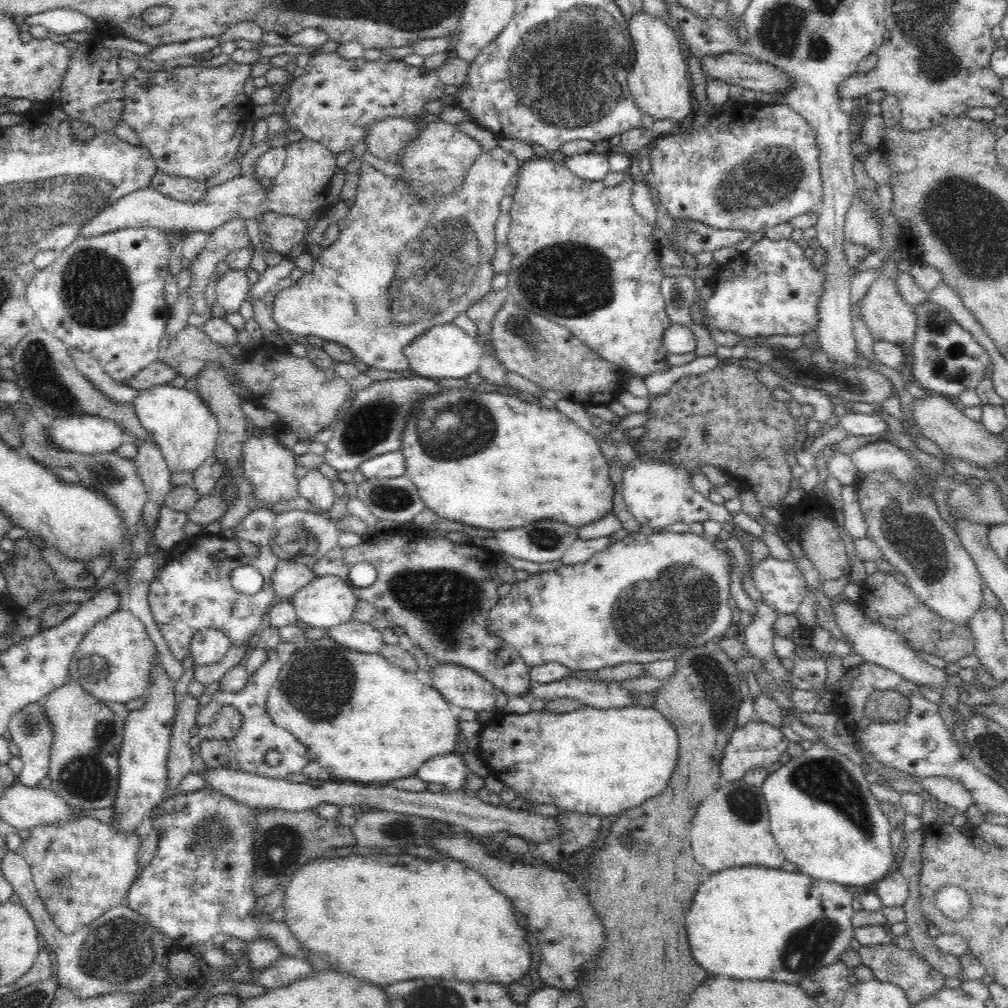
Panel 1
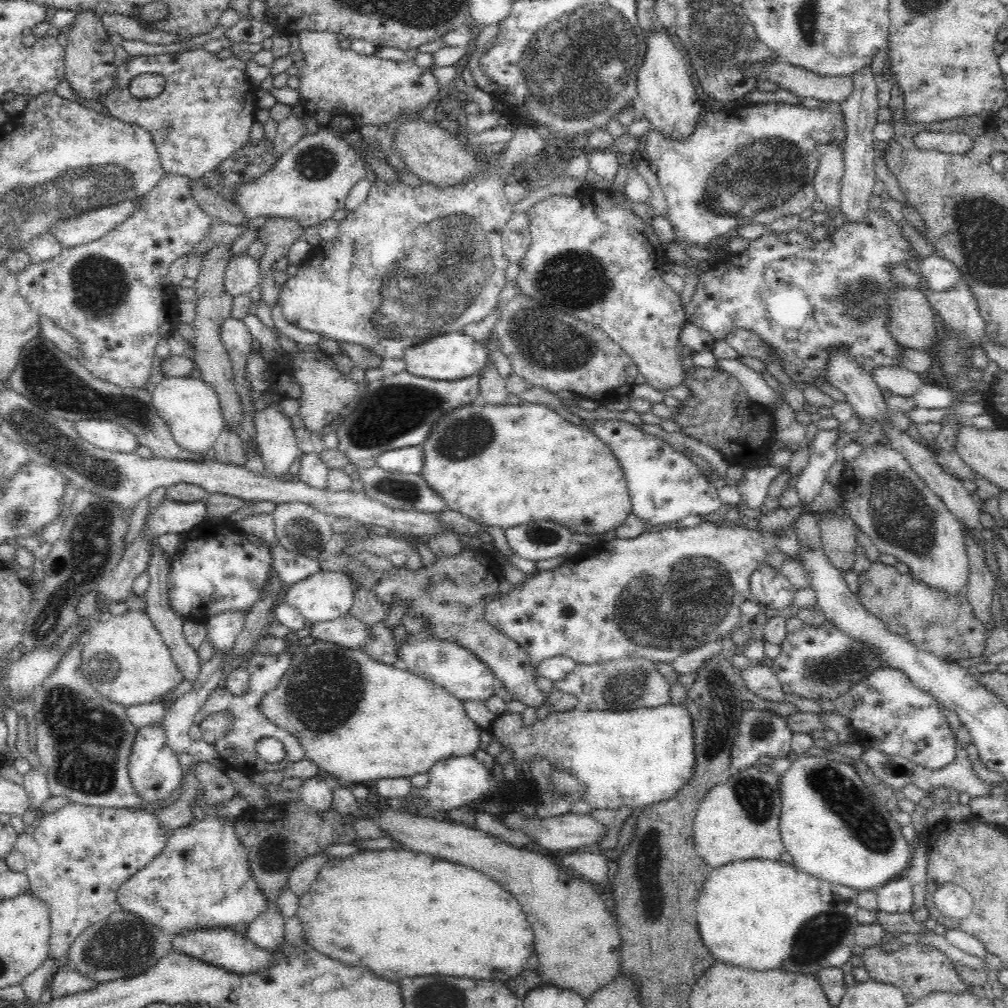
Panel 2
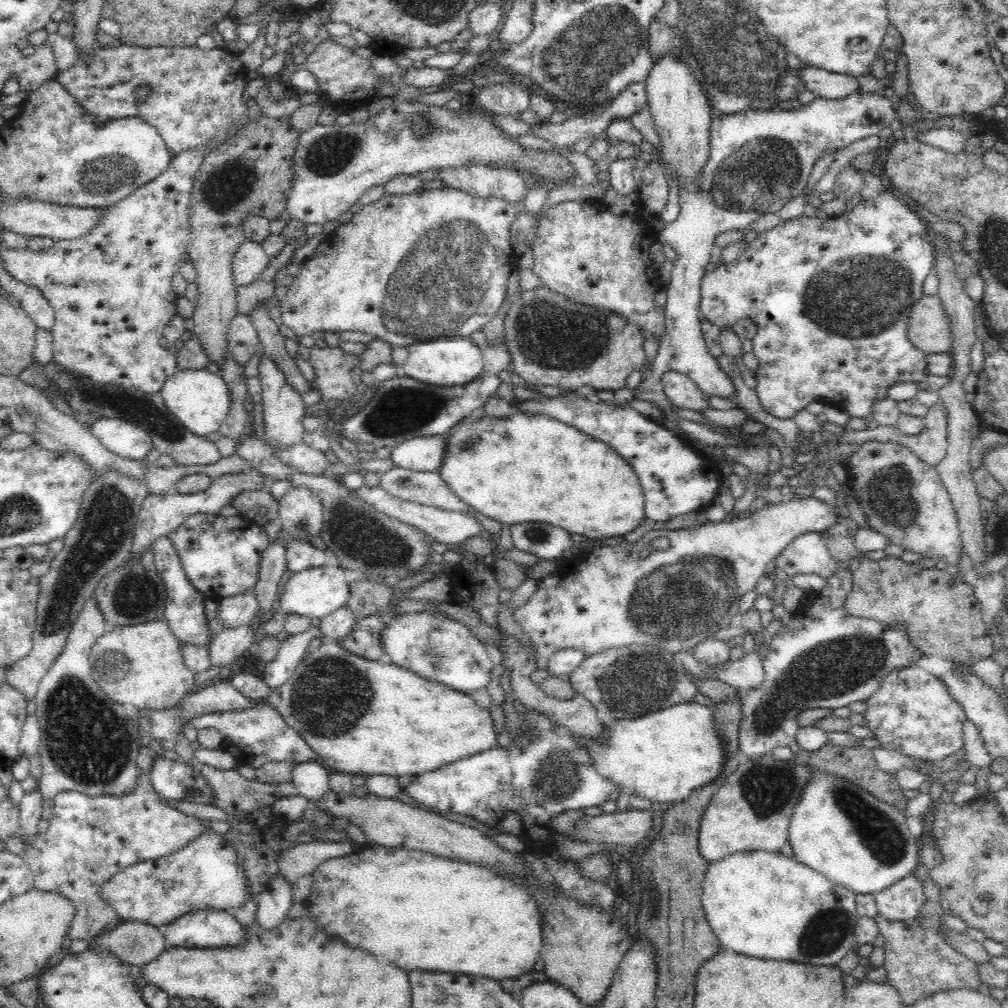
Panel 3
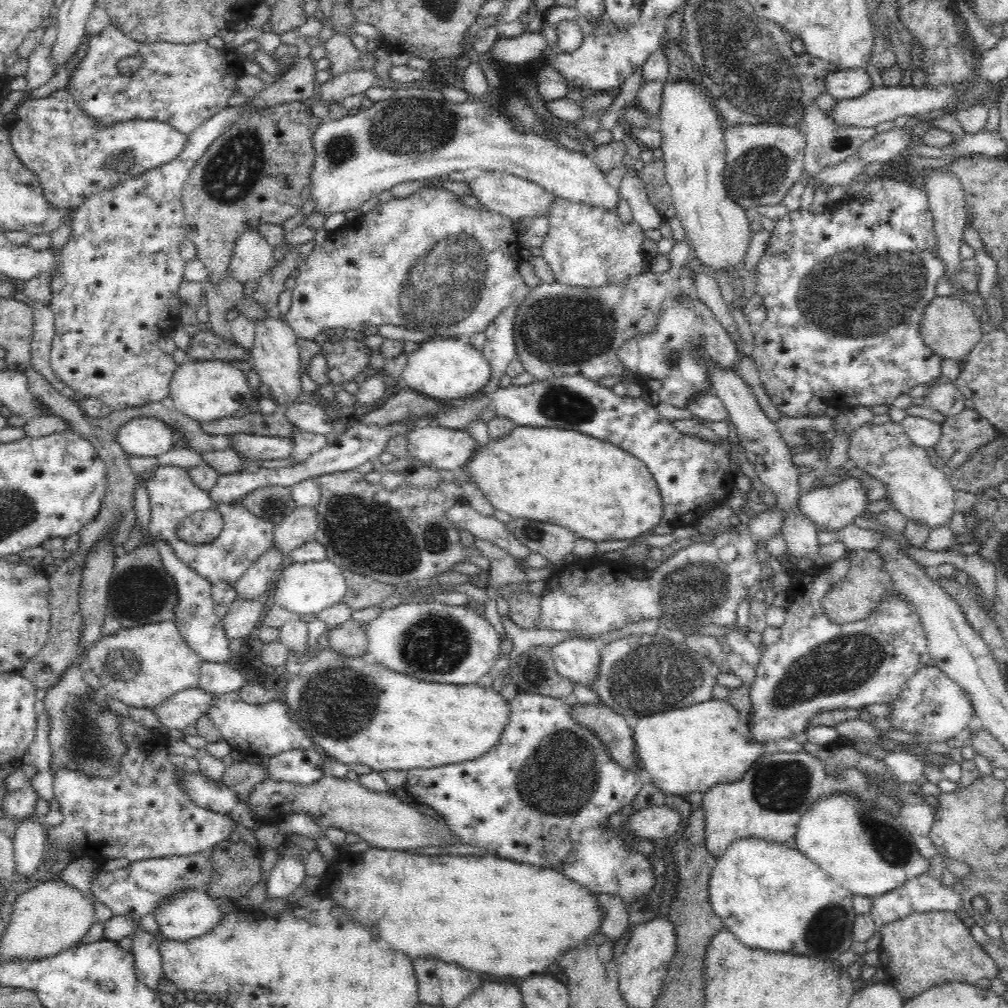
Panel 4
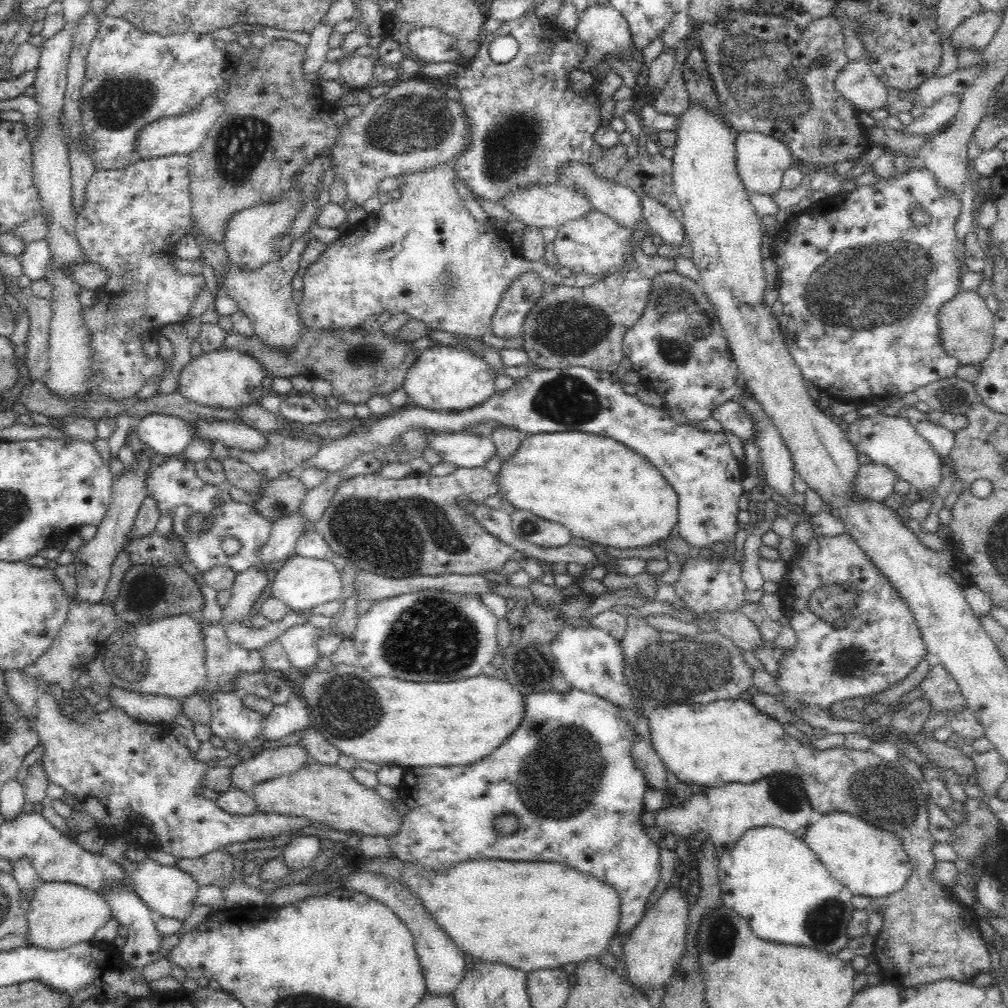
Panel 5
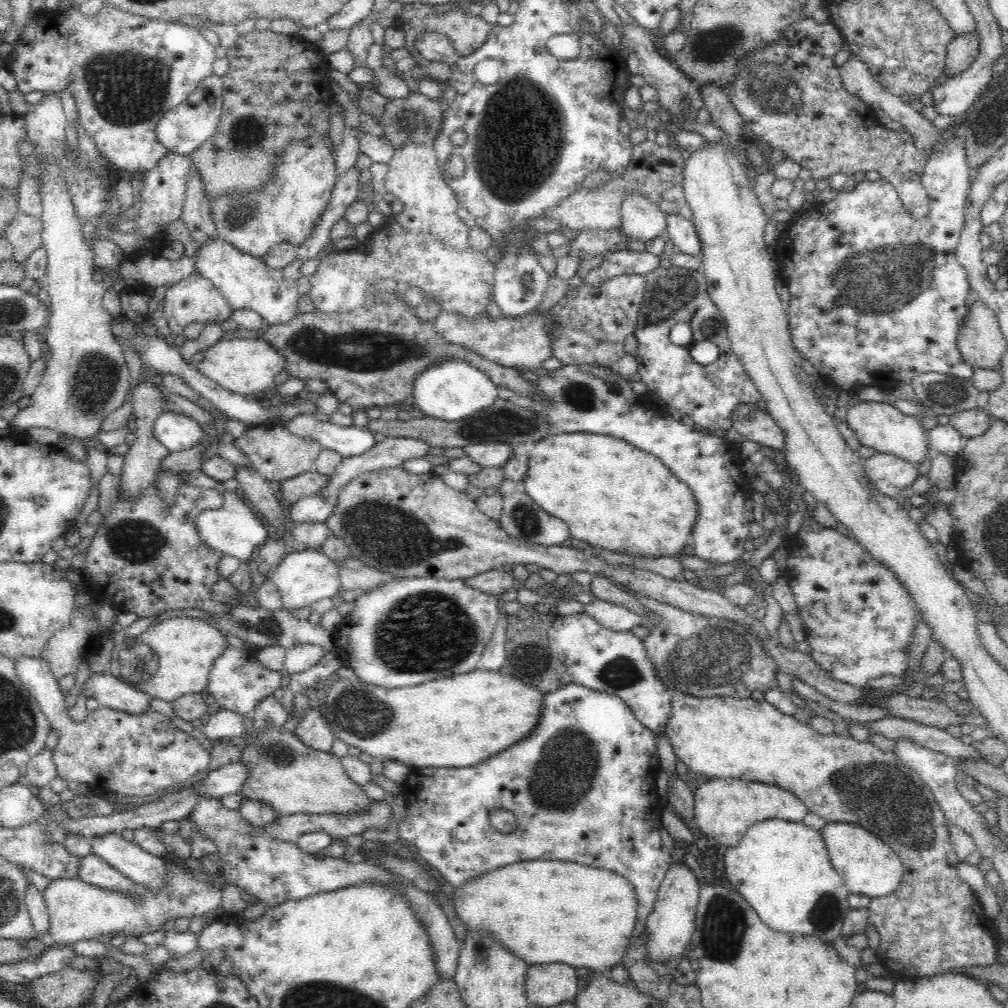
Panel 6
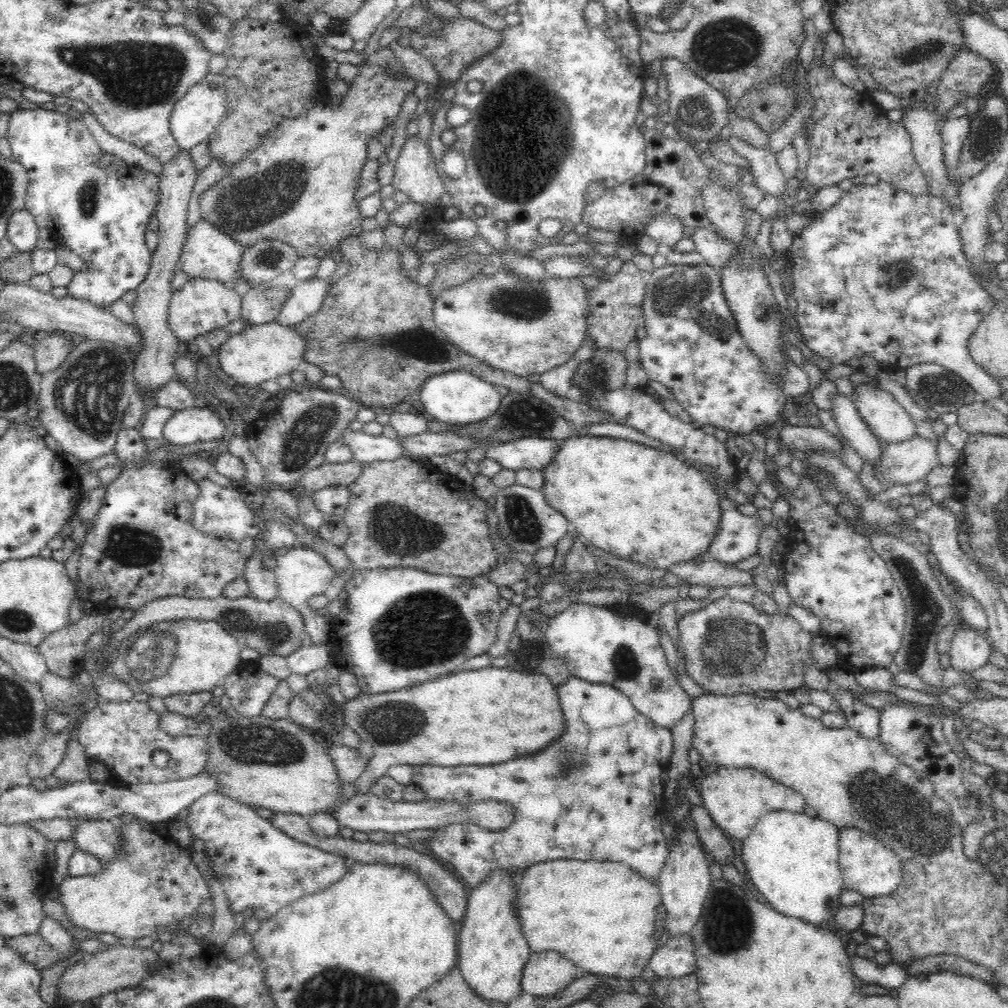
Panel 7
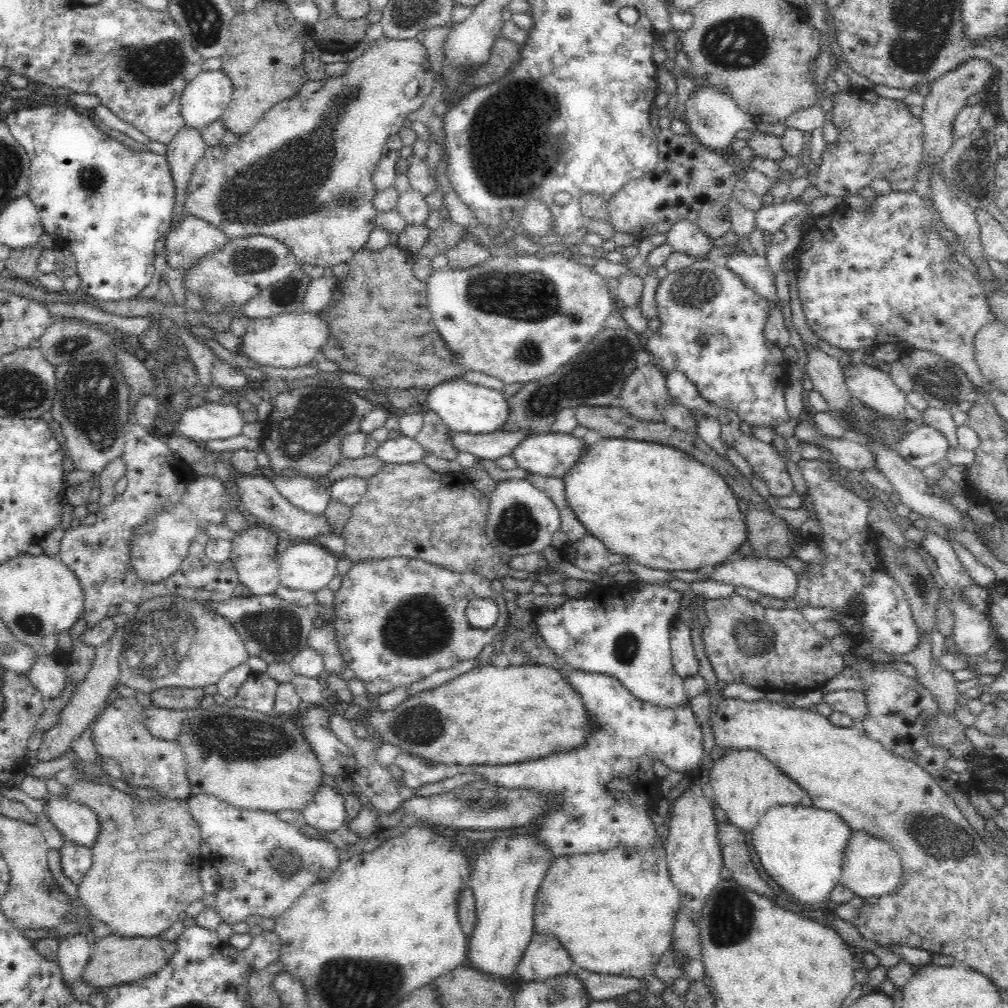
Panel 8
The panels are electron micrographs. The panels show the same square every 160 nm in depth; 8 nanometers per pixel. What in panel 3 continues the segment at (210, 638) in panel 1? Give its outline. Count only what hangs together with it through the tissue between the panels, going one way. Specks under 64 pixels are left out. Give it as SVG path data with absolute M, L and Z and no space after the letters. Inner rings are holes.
M254 590L219 600L217 616L223 630L236 630L240 626L246 626L255 622L258 614L258 602Z

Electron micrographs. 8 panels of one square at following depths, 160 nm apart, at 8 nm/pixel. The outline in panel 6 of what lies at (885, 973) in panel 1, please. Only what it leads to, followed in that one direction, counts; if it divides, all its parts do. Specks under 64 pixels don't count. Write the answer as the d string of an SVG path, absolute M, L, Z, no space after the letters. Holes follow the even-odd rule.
M672 692L672 708L668 714L668 723L662 732L666 735L671 744L676 760L680 759L687 770L696 774L706 776L708 779L742 779L750 782L763 782L773 784L780 788L793 792L806 806L809 812L813 812L824 818L827 822L853 822L856 825L864 827L884 842L887 842L892 850L895 850L901 858L903 864L903 880L900 886L885 897L871 898L867 911L869 914L869 924L880 933L880 944L876 948L877 962L886 969L894 980L906 978L922 978L922 976L934 976L942 973L962 973L969 966L988 966L996 962L996 945L999 944L997 938L996 927L992 919L988 919L984 913L984 909L978 902L978 896L972 894L968 883L960 879L956 872L956 866L960 860L956 858L956 853L952 849L950 839L948 839L948 831L946 831L946 817L938 805L938 801L934 798L932 789L922 781L916 771L906 766L901 760L890 752L884 752L872 742L858 742L853 737L843 738L838 734L826 734L821 736L814 732L808 724L800 724L795 717L788 716L778 711L772 704L764 699L756 701L754 698L732 698L732 697L706 697L698 698L686 693Z

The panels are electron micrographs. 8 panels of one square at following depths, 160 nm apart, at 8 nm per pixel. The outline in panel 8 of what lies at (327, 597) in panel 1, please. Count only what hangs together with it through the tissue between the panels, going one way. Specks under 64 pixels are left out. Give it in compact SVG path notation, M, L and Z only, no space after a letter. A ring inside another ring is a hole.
M312 541L292 542L278 556L279 585L289 590L304 590L310 592L328 588L330 580L336 576L338 558L331 551Z

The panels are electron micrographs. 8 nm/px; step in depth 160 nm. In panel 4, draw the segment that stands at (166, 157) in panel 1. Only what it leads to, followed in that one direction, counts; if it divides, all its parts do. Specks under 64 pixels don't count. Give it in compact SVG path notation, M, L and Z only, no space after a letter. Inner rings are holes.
M114 25L105 27L102 32L91 35L88 39L86 56L72 70L69 90L84 114L102 126L136 120L158 121L167 123L185 136L190 136L194 130L208 122L214 114L229 107L228 100L237 90L238 77L245 74L244 60L232 48L214 48L206 41L190 44L136 43ZM130 54L140 54L144 61L140 69L127 76L120 73L116 63Z

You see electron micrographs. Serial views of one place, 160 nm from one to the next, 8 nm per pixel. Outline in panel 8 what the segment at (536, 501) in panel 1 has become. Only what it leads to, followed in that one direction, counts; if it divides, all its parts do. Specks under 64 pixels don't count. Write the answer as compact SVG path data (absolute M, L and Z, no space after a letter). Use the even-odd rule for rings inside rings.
M602 438L594 443L586 444L584 452L580 454L580 458L576 458L574 466L560 476L564 481L564 497L566 497L566 505L572 509L572 513L576 515L576 519L584 525L586 532L590 533L604 546L614 554L628 557L642 566L648 568L659 568L660 570L694 570L695 568L709 568L718 566L722 560L725 560L729 554L736 553L740 542L746 542L746 526L744 515L738 511L738 498L728 487L727 482L720 478L720 473L712 469L711 466L704 466L704 463L694 459L688 453L675 449L672 446L661 445L655 442L646 442L633 438Z

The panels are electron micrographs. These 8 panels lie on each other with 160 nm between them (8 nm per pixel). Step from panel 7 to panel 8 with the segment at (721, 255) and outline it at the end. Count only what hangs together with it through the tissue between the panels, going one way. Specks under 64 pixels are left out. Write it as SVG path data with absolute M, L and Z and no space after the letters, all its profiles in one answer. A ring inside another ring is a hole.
M739 249L732 252L727 258L726 267L730 271L734 271L736 276L748 285L748 288L767 299L769 304L778 302L777 306L780 306L780 300L776 295L776 286L774 285L775 278L765 257L752 251L745 252Z

